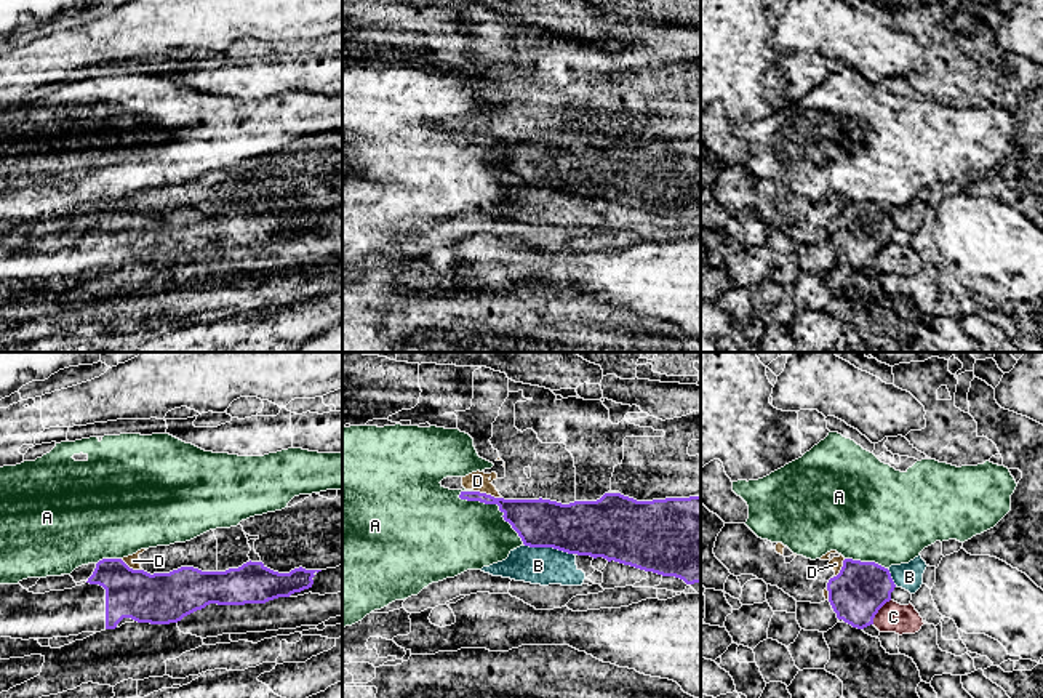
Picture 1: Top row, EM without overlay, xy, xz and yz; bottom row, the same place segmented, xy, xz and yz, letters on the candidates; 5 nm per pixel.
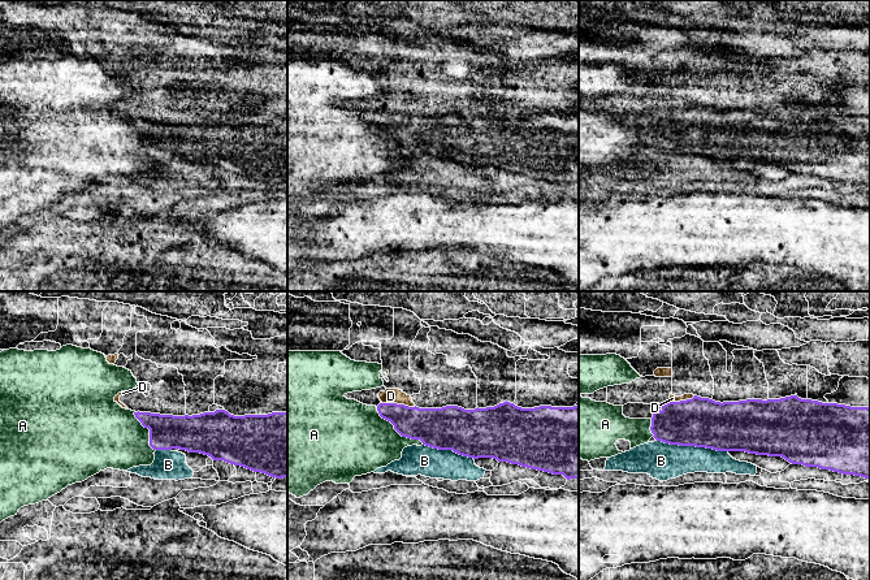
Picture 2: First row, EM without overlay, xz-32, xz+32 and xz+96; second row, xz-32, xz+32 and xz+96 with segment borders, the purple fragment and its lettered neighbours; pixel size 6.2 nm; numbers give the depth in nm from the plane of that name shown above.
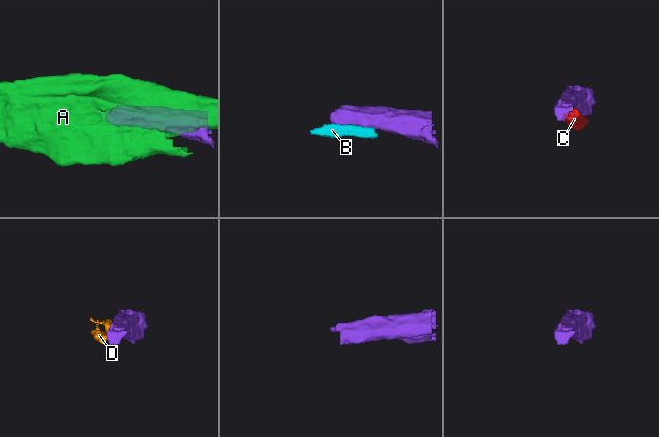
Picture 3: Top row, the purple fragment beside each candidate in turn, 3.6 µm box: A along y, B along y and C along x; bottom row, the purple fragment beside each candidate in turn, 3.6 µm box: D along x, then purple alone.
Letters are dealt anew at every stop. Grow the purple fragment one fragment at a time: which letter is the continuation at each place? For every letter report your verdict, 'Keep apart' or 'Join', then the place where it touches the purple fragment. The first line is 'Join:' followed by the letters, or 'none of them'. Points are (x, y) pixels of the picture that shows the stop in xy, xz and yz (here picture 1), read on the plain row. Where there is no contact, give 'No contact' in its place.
Join: none of them
A: Keep apart. Touches purple at xz (495, 144)
B: Keep apart. Touches purple at xz (549, 188)
C: Keep apart. Touches purple at yz (877, 253)
D: Keep apart. Touches purple at xz (488, 136)

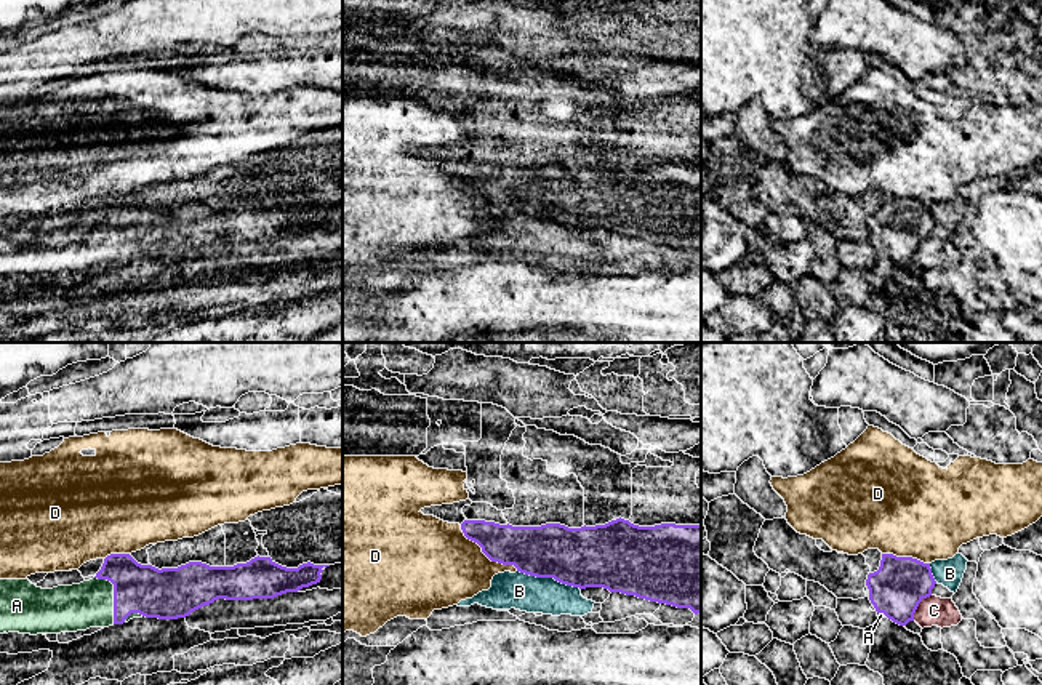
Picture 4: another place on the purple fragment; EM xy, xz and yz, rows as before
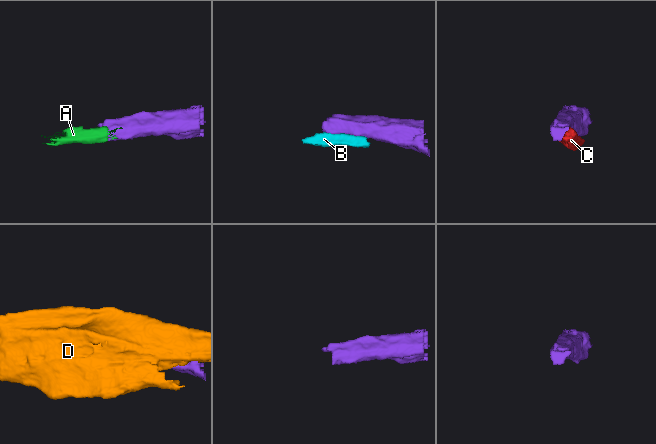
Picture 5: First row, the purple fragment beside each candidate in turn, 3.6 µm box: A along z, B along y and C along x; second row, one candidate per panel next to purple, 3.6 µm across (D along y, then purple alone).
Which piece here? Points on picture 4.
Join: A
A: Join. Touches purple at xy (114, 237)
B: Keep apart. Touches purple at xz (549, 218)
C: Keep apart. Touches purple at yz (917, 247)
D: Keep apart. Touches purple at xz (485, 196)

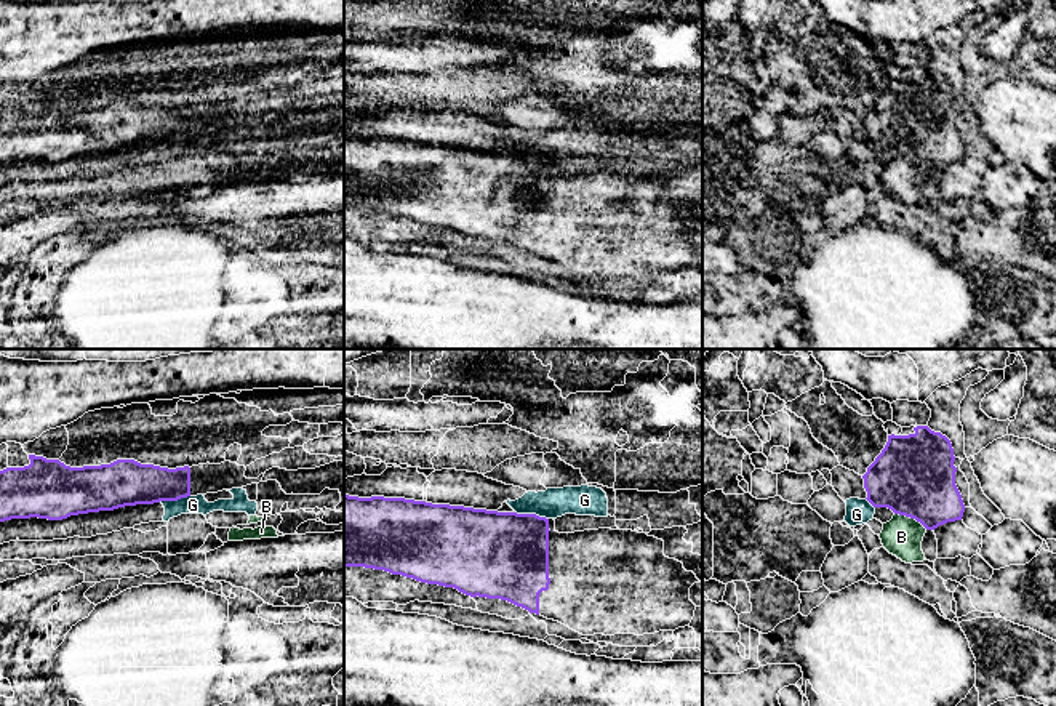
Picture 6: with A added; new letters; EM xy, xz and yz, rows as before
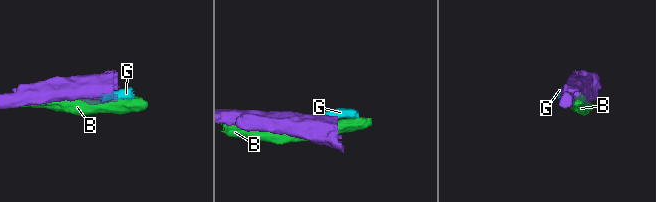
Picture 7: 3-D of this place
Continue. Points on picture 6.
Join: none of them
B: Keep apart. Touches purple at yz (911, 159)
G: Keep apart. Touches purple at xz (532, 156)

